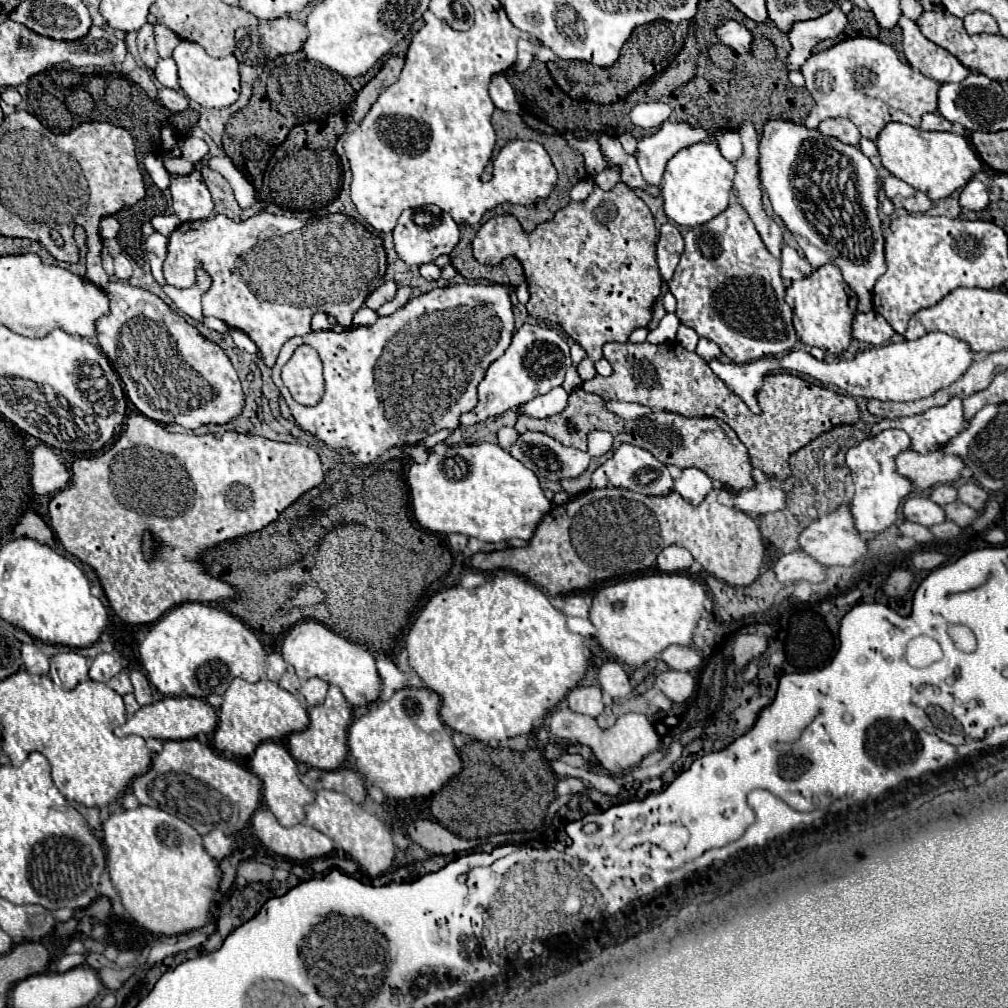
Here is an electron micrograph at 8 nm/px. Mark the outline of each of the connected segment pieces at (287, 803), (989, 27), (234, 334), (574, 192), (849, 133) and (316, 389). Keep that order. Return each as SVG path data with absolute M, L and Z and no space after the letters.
M271 740L259 744L259 748L255 750L255 756L251 760L251 770L263 782L263 798L267 802L267 808L279 820L279 824L295 826L295 824L303 822L305 806L315 800L315 792L309 790L299 780L299 776L297 776L297 762L289 754L289 750L285 746L281 746L281 744L277 744L277 742L271 742Z
M971 12L963 18L963 24L969 34L977 34L977 32L997 34L999 32L999 26L995 24L995 18L989 12Z
M231 328L229 336L233 338L233 342L235 342L235 346L237 346L239 350L249 352L249 354L255 354L255 352L257 352L257 346L253 344L253 340L251 340L245 332L241 332L241 330L237 330L237 328Z
M581 180L579 184L575 184L575 186L571 188L569 196L571 196L571 200L581 202L581 200L587 198L587 194L589 194L591 190L593 190L593 180Z
M827 118L819 124L819 130L827 136L833 136L845 144L851 144L851 146L857 146L859 144L859 130L855 128L855 124L847 118Z
M307 345L298 347L283 370L283 382L295 402L315 406L323 396L323 374L318 353Z

